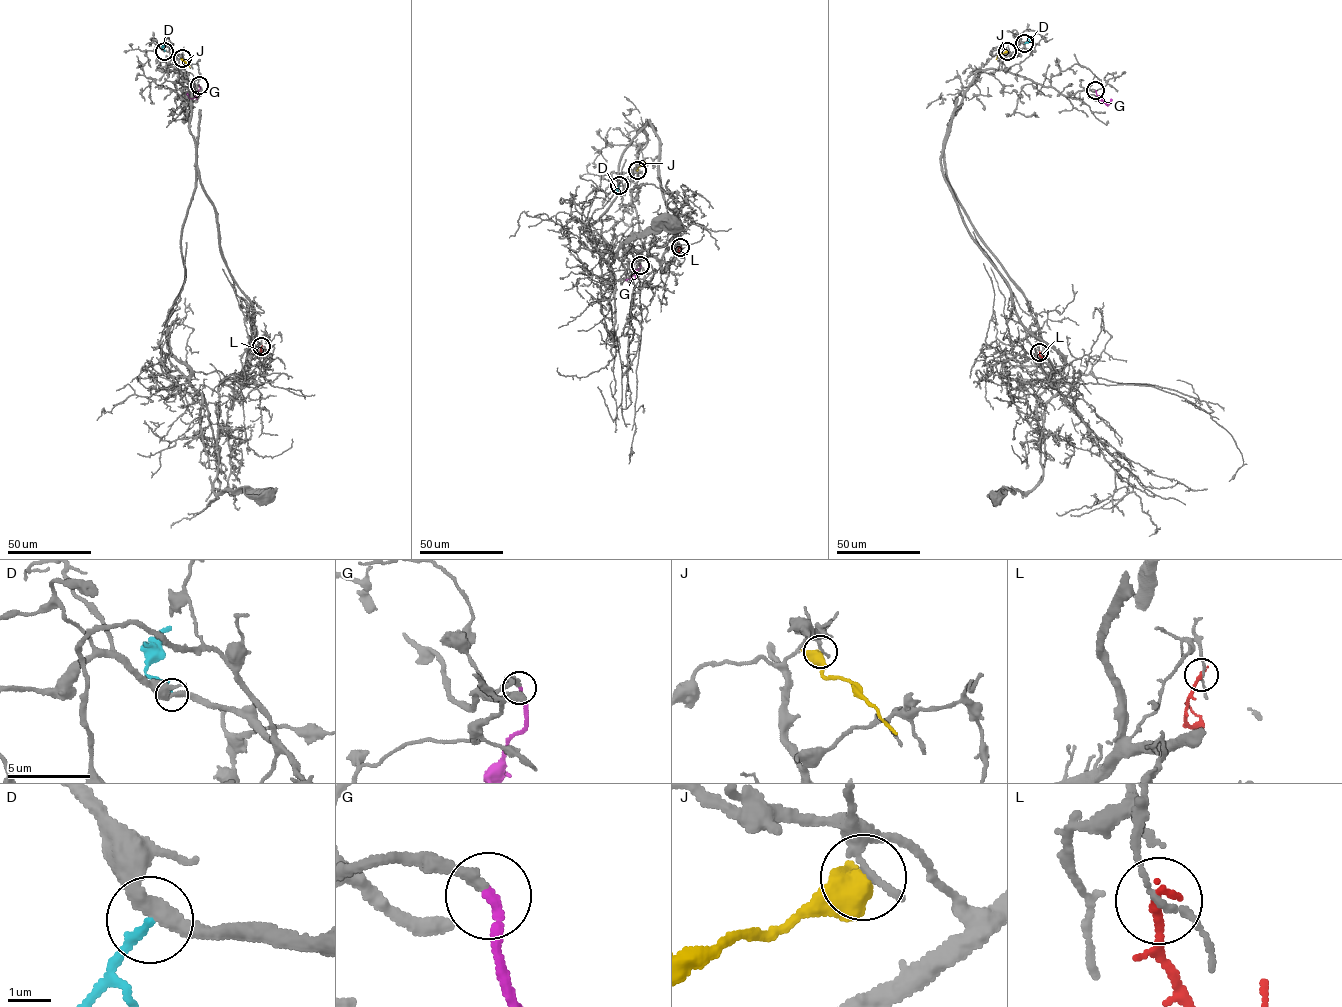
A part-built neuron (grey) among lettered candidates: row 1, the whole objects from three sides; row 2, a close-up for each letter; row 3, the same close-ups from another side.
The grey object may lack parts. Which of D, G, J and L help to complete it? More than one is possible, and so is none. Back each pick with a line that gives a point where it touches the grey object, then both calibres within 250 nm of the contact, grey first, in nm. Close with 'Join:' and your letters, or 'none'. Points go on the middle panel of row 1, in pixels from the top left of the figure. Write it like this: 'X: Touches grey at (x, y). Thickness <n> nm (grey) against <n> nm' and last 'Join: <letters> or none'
G: Touches grey at (640, 265). Thickness 240 nm (grey) against 220 nm
Join: G

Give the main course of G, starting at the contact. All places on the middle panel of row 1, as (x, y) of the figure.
G: (640, 265), (626, 279)

